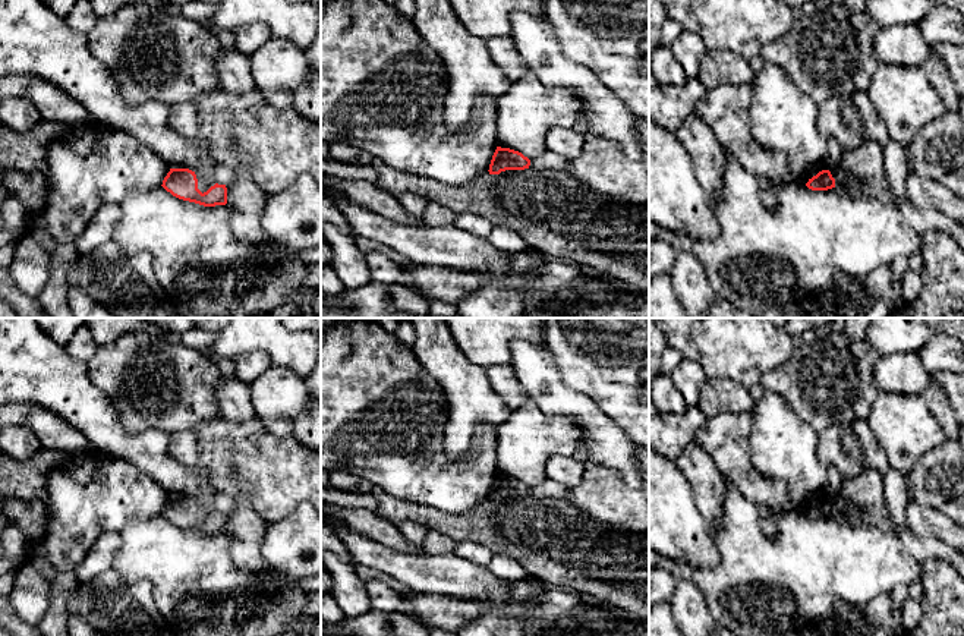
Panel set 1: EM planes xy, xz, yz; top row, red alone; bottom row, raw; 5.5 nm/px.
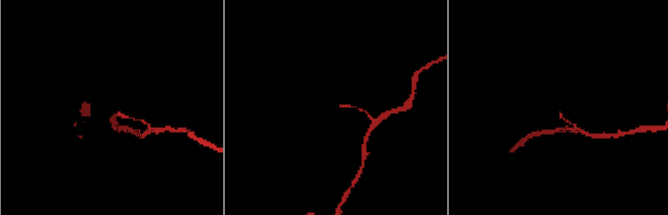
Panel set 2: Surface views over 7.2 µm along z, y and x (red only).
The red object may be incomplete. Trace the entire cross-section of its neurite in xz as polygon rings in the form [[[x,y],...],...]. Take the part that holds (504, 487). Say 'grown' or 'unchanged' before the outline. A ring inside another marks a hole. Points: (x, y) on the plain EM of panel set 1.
unchanged; [[[497,475],[491,492],[489,503],[500,503],[505,498],[524,498],[529,497],[530,488],[524,485],[522,481]]]

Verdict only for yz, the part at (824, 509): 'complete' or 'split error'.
complete

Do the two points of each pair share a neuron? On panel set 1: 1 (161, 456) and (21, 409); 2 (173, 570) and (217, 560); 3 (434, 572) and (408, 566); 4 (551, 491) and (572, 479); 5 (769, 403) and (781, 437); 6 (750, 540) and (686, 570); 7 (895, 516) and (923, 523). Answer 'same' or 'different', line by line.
1: different
2: same
3: same
4: different
5: same
6: same
7: different

